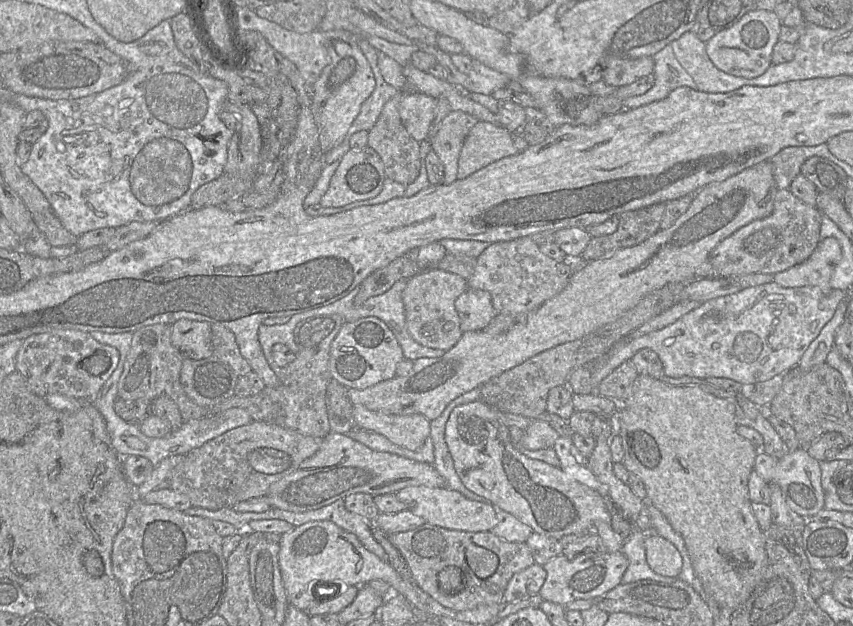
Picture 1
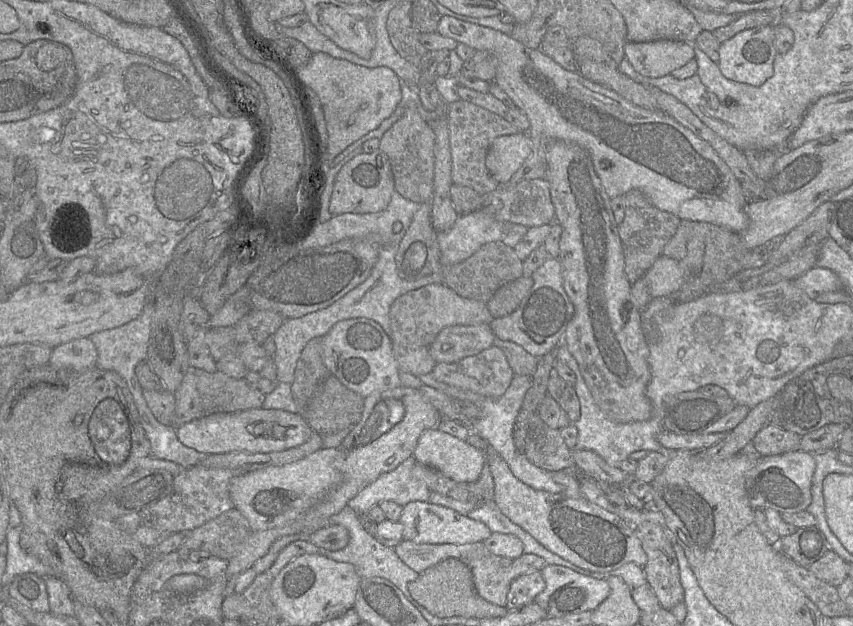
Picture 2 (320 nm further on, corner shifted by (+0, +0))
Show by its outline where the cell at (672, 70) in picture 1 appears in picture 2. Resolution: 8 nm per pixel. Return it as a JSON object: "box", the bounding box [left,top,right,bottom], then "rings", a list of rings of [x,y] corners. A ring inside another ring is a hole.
{"box":[618,57,708,123],"rings":[[[624,57],[620,62],[618,70],[631,78],[634,82],[646,87],[657,87],[663,92],[674,96],[686,105],[703,123],[702,112],[706,112],[708,104],[707,89],[698,75],[686,79],[677,79],[671,74],[663,77],[646,77],[634,70],[629,61]]]}

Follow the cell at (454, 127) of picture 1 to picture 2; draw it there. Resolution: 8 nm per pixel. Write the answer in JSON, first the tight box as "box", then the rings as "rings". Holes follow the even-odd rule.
{"box":[447,99,521,196],"rings":[[[462,99],[448,105],[447,121],[453,184],[470,187],[481,196],[493,192],[501,184],[490,175],[486,167],[488,149],[495,138],[518,134],[521,133],[520,130],[507,122],[504,117]]]}

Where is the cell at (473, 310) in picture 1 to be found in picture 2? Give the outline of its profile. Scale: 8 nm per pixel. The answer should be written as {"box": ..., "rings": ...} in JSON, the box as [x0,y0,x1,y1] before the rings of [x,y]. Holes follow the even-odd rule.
{"box":[430,324,493,363],"rings":[[[489,324],[448,326],[440,331],[430,348],[436,363],[452,363],[474,356],[493,345]]]}

